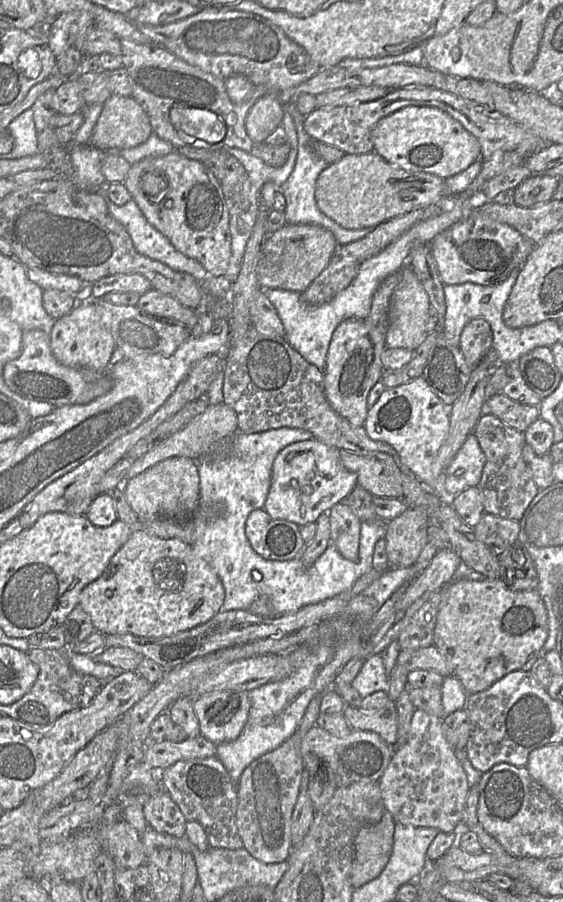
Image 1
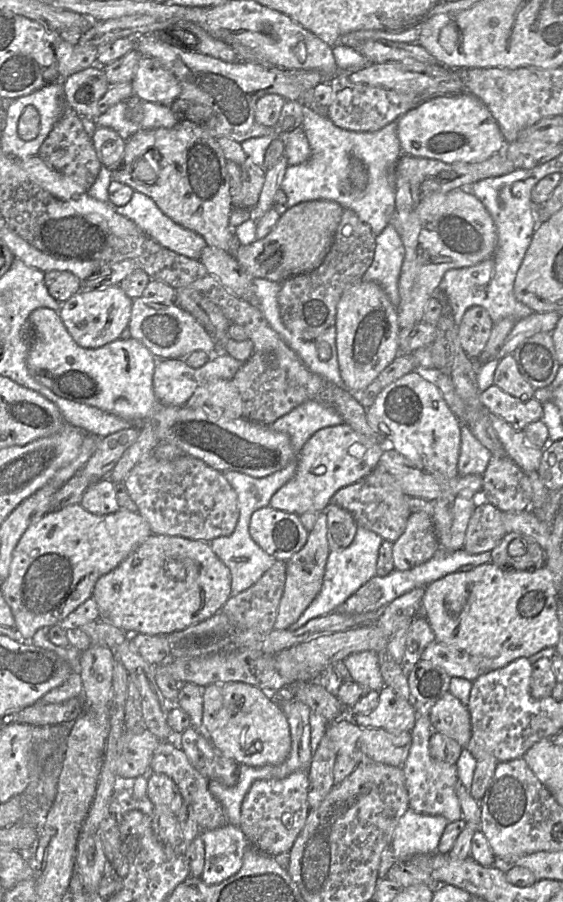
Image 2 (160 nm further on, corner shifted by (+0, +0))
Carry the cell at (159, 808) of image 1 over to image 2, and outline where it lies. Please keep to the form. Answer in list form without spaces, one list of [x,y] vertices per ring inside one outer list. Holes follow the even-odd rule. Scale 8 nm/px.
[[[152,772],[147,782],[147,798],[153,805],[165,805],[177,814],[183,799],[176,783],[167,775]]]

